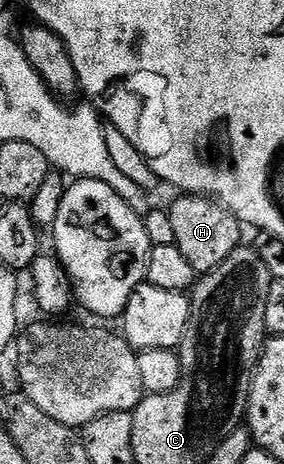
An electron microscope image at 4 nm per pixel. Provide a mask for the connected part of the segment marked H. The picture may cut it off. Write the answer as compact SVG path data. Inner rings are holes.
M179 195L175 202L169 206L172 219L174 242L189 259L196 274L202 275L213 272L235 249L240 248L239 229L241 222L234 213L228 211L222 204L216 203L212 198L202 195Z

